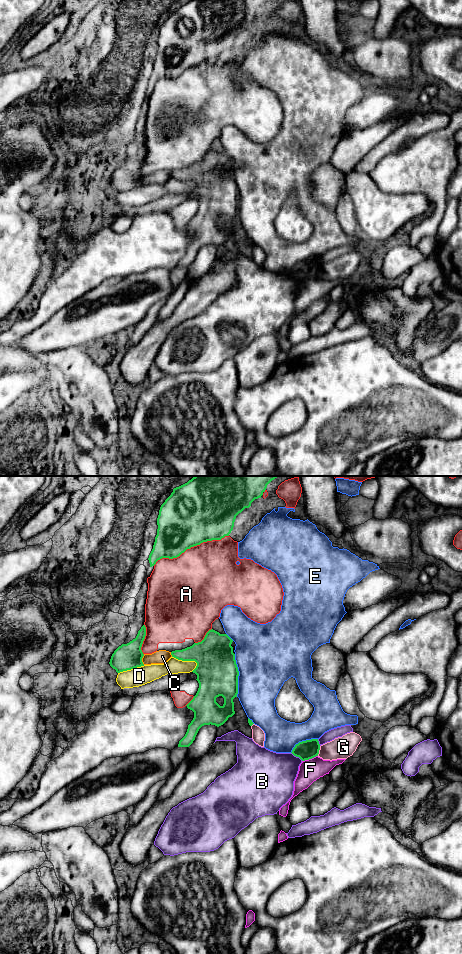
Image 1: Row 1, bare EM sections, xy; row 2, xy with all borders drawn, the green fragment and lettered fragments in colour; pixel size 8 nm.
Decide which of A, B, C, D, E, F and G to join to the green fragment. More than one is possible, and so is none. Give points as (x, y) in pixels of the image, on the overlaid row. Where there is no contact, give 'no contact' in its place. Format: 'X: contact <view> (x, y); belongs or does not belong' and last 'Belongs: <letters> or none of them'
A: contact xy (190, 547); does not belong
B: contact xy (297, 756); does not belong
C: contact xy (141, 659); does not belong
D: contact xy (185, 660); does not belong
E: contact xy (238, 675); does not belong
F: contact xy (309, 758); does not belong
G: contact xy (318, 751); does not belong
Belongs: none of them

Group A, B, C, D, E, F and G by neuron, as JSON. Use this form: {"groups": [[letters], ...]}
{"groups": [["A"], ["B"], ["C"], ["D"], ["E"], ["F"], ["G"]]}

